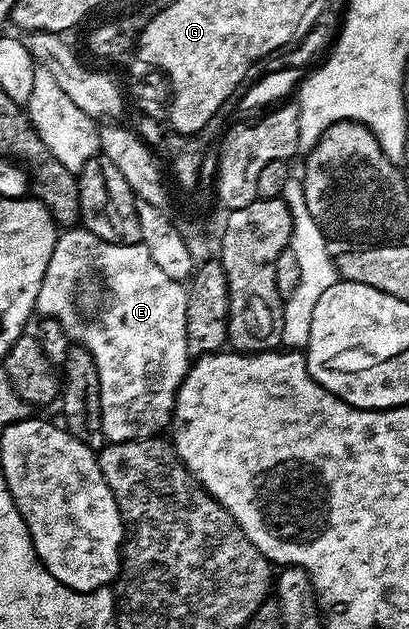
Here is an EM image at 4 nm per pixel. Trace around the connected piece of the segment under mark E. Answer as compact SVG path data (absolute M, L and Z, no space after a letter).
M85 228L63 229L55 240L36 310L39 315L58 321L71 343L83 346L92 356L100 376L100 408L107 442L152 438L171 425L174 401L188 369L186 291L183 283L161 270L148 248L141 244L112 244Z

